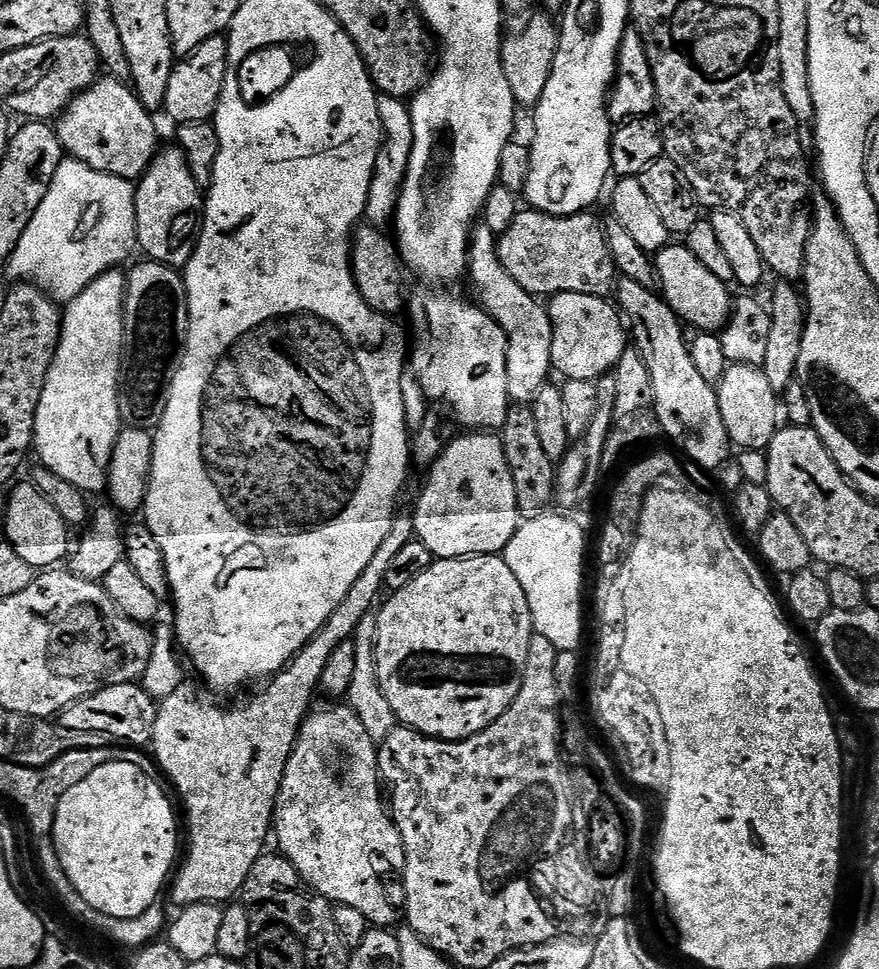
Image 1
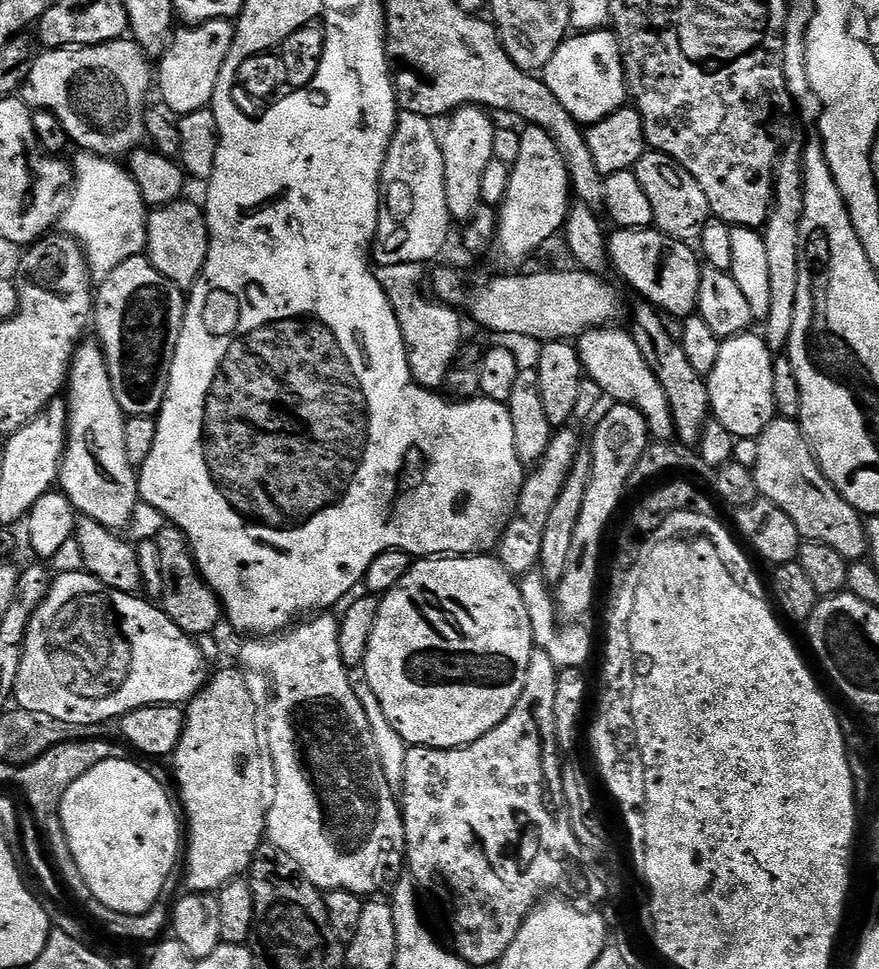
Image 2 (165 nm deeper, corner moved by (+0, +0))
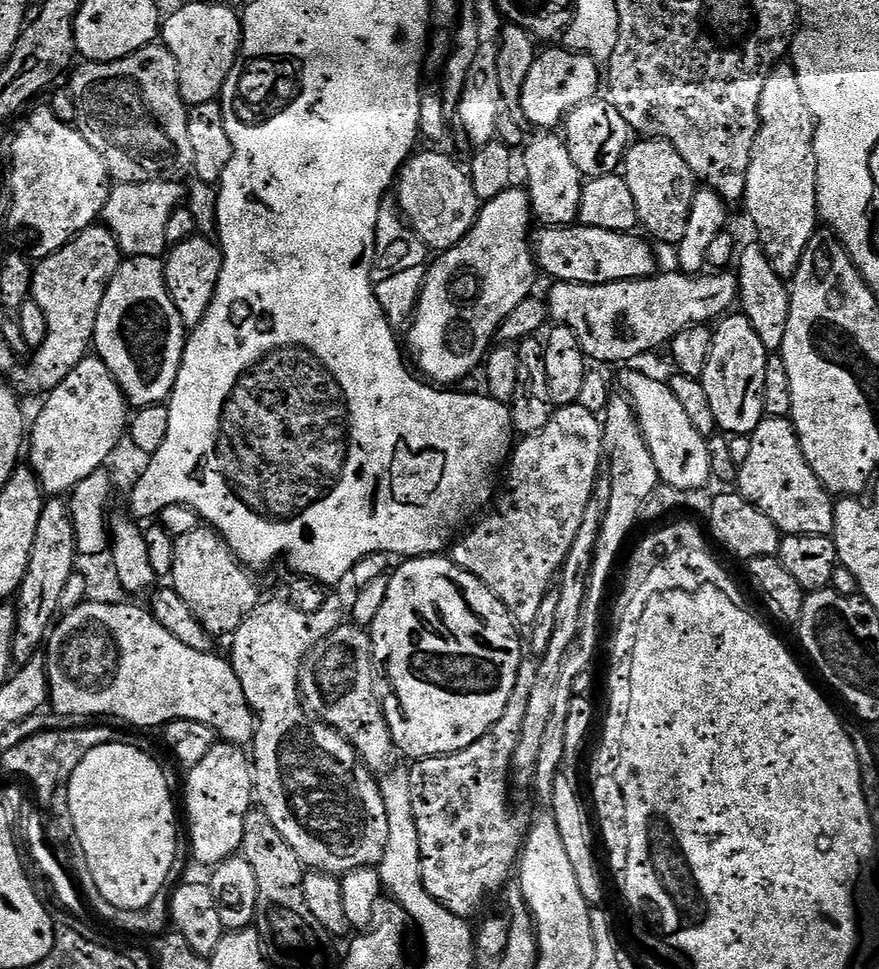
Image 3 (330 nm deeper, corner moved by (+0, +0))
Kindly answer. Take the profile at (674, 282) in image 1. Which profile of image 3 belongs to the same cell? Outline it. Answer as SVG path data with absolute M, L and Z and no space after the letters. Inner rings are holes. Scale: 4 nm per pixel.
M579 222L567 226L544 226L539 230L541 232L537 231L534 236L534 255L539 271L553 276L553 281L562 284L609 284L644 280L657 275L656 252L643 235L592 228Z

